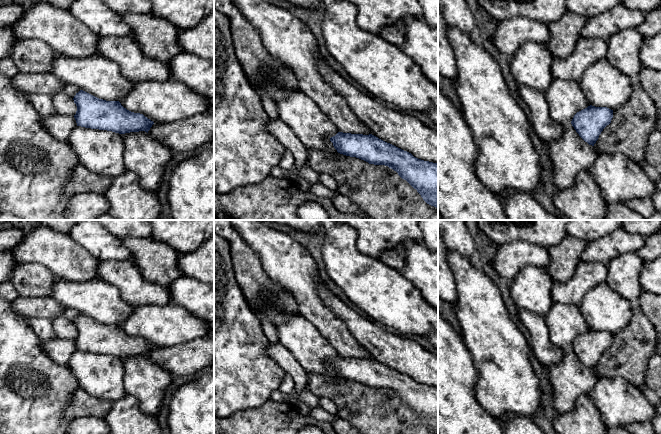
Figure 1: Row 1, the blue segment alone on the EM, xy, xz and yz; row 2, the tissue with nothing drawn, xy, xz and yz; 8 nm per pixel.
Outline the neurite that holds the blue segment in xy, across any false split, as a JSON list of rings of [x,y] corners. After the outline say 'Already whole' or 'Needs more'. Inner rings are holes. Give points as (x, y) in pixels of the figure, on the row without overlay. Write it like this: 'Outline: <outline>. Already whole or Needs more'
Outline: [[[83,314],[76,317],[73,324],[77,330],[74,339],[77,350],[125,358],[148,357],[154,348],[143,338],[127,334],[119,325],[99,323]]]. Already whole

